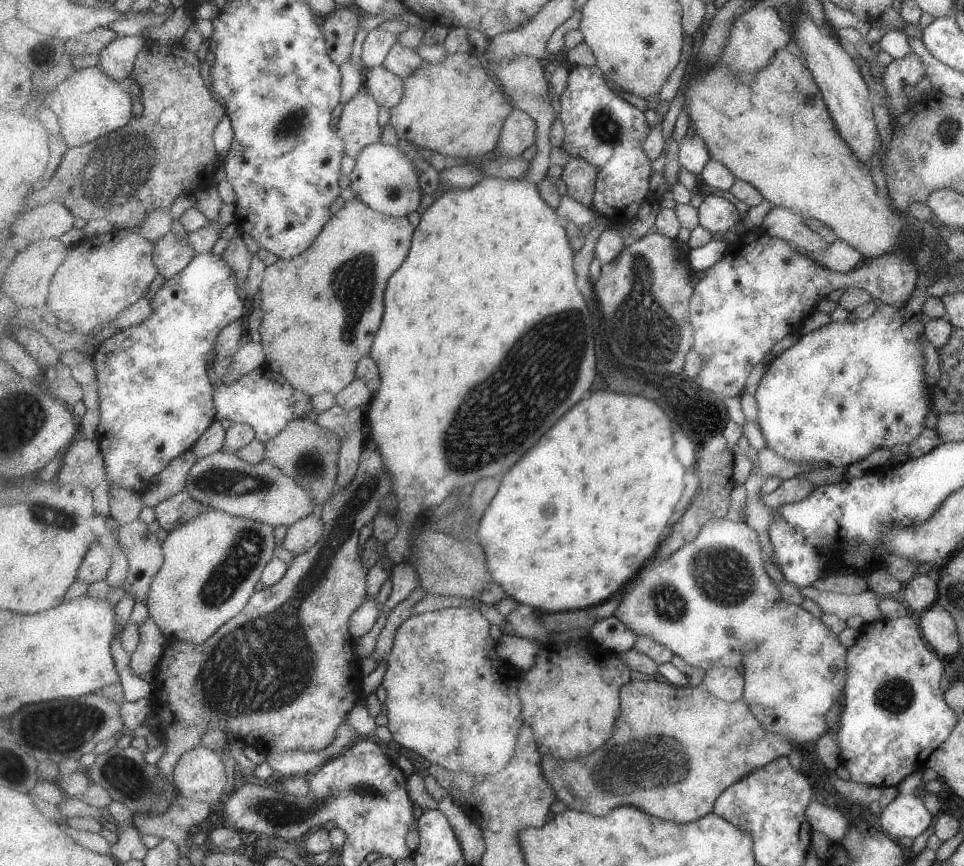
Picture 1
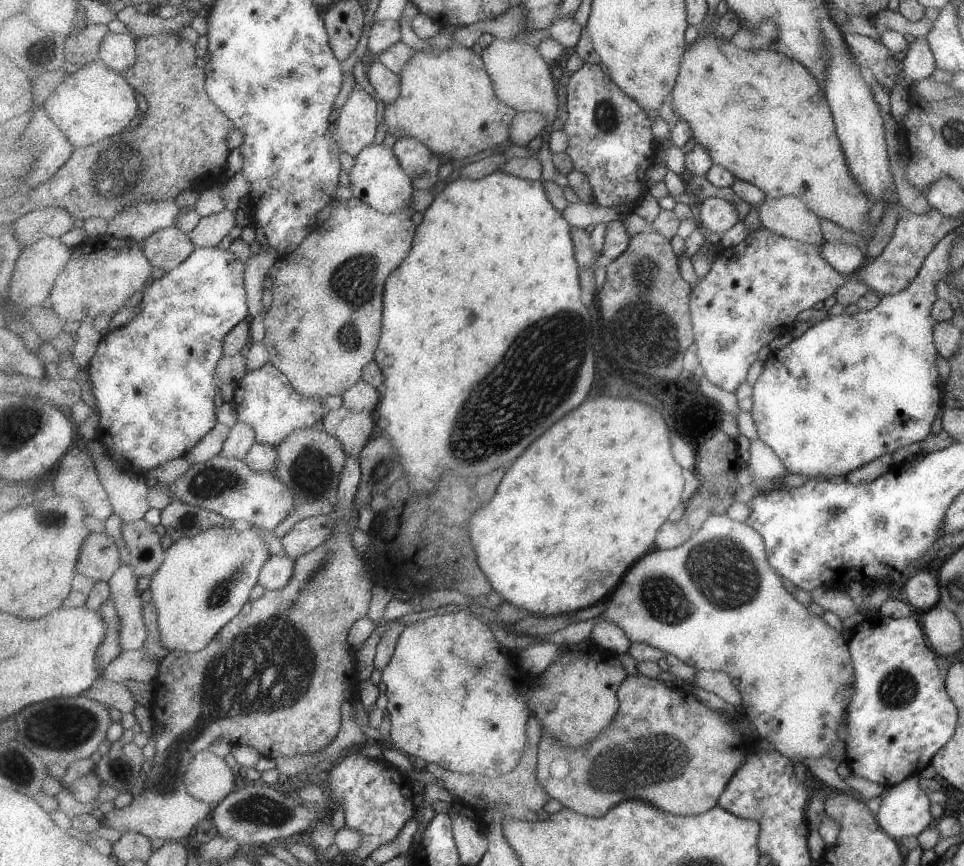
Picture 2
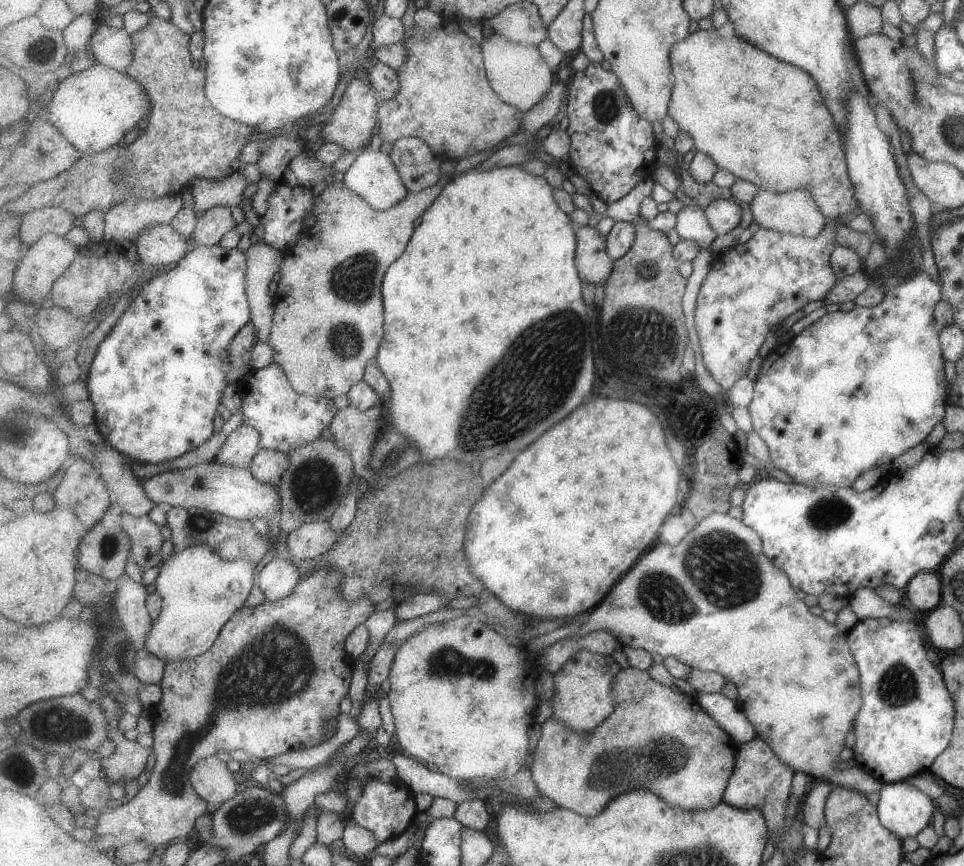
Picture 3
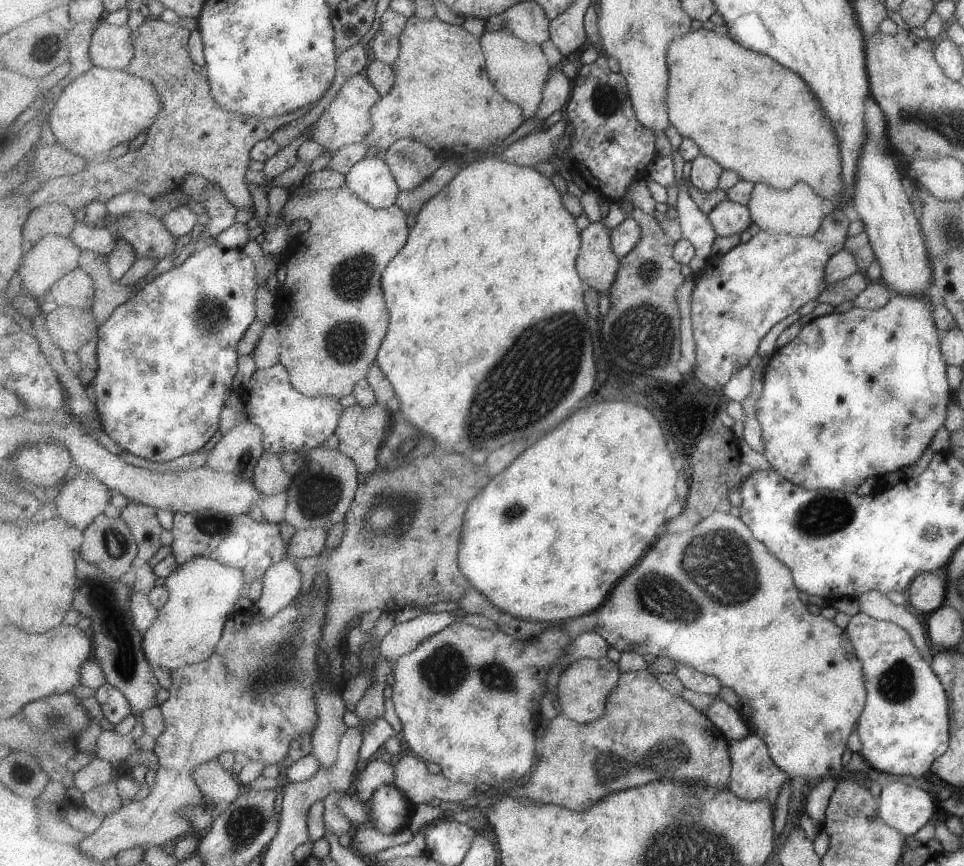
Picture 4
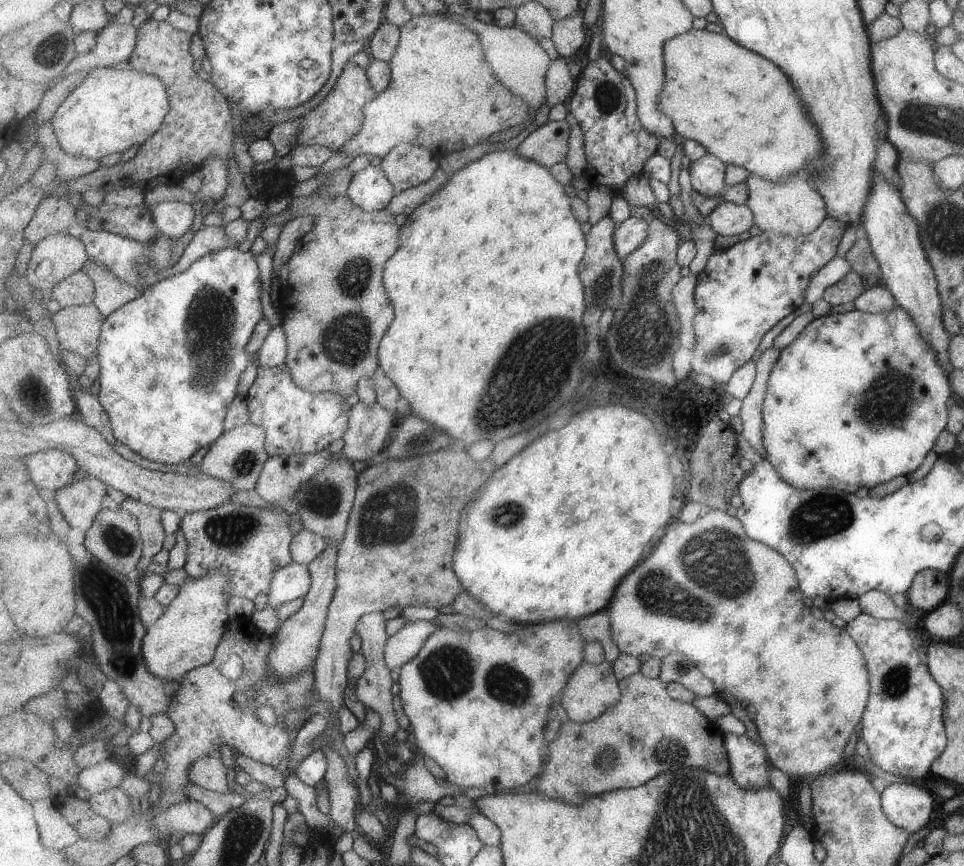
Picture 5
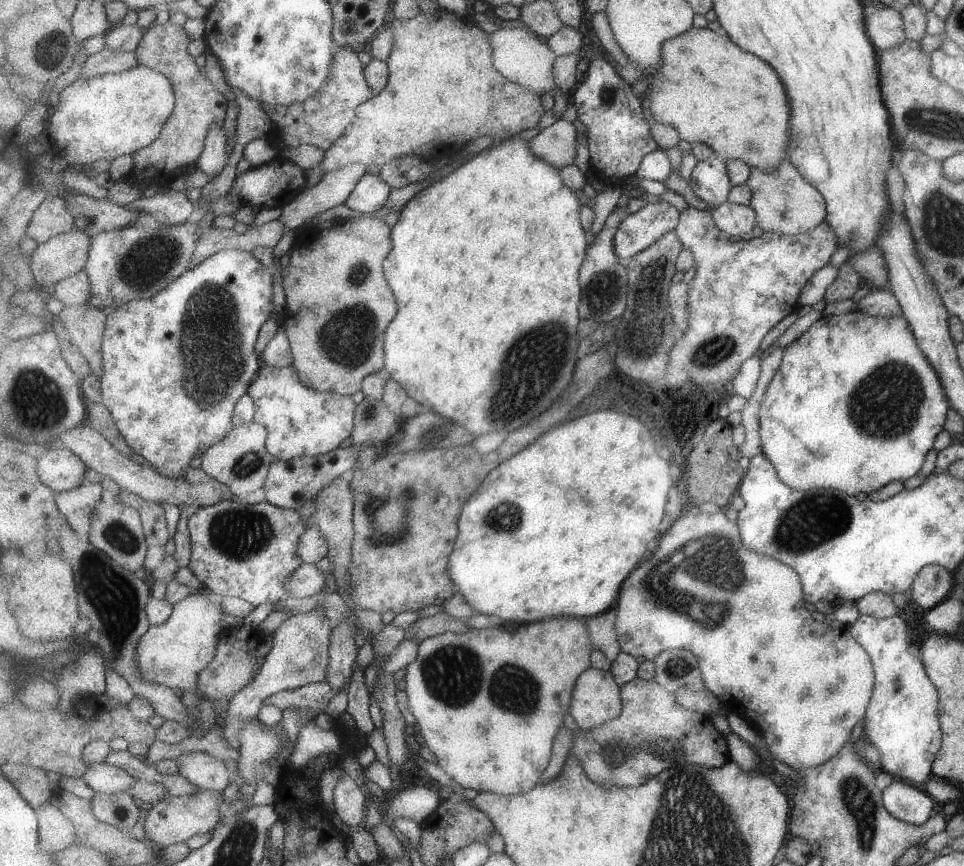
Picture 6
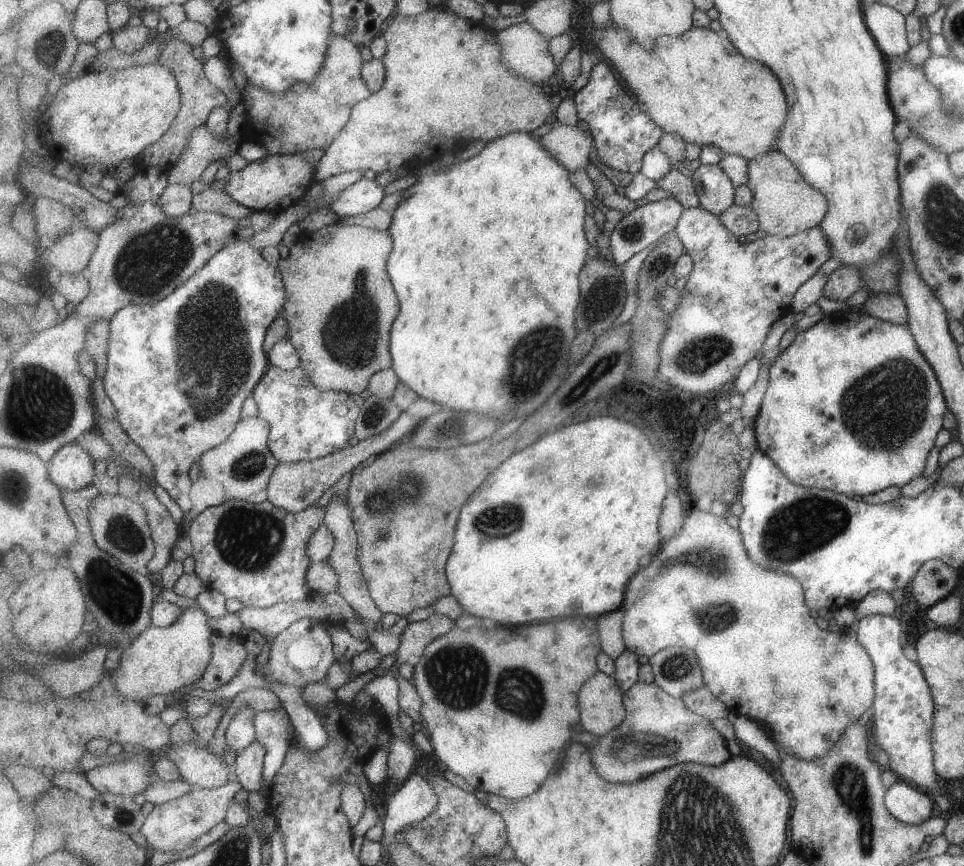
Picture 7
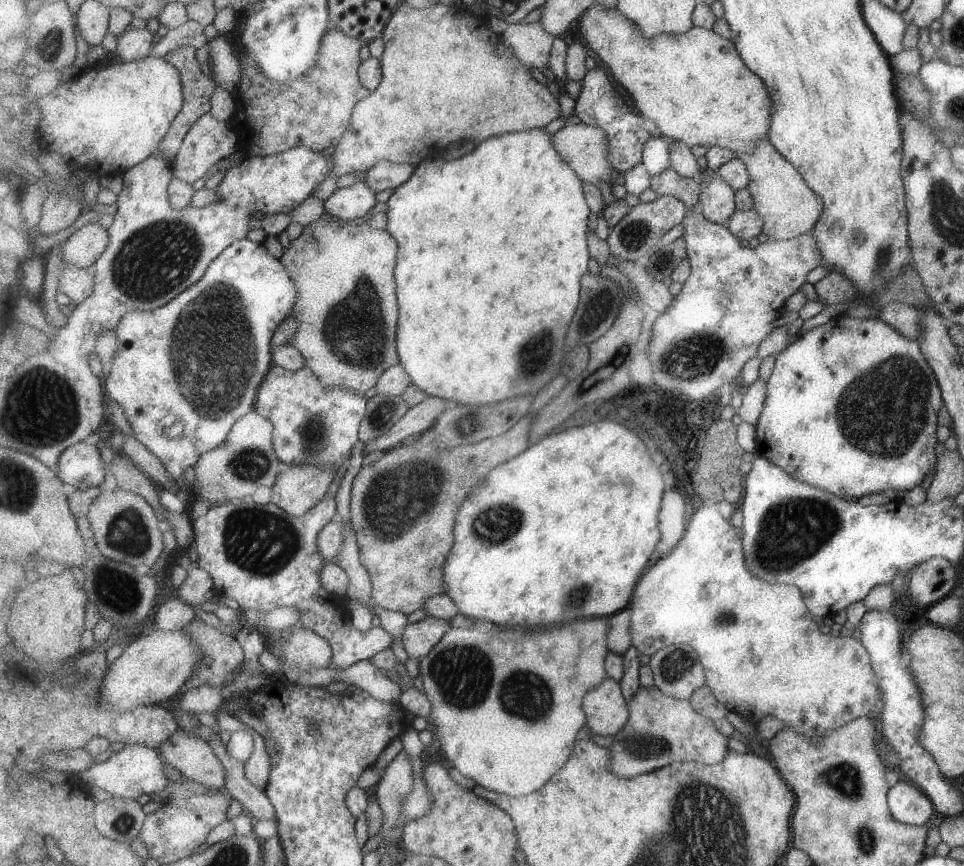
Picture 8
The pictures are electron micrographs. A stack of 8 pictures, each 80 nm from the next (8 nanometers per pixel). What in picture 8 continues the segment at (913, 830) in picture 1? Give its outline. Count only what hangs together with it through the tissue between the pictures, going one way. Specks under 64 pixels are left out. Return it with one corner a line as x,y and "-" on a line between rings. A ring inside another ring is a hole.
903,778
890,788
888,804
891,816
896,821
908,825
925,825
933,814
933,806
925,794
921,794
915,786
903,784

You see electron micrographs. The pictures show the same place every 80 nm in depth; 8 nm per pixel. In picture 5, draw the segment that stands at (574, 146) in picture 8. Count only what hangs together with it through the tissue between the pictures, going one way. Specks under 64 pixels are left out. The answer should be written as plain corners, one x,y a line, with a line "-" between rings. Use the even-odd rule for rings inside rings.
567,120
546,122
531,132
515,149
515,152
531,162
537,162
551,169
551,166
567,160
569,134
571,134
571,126

